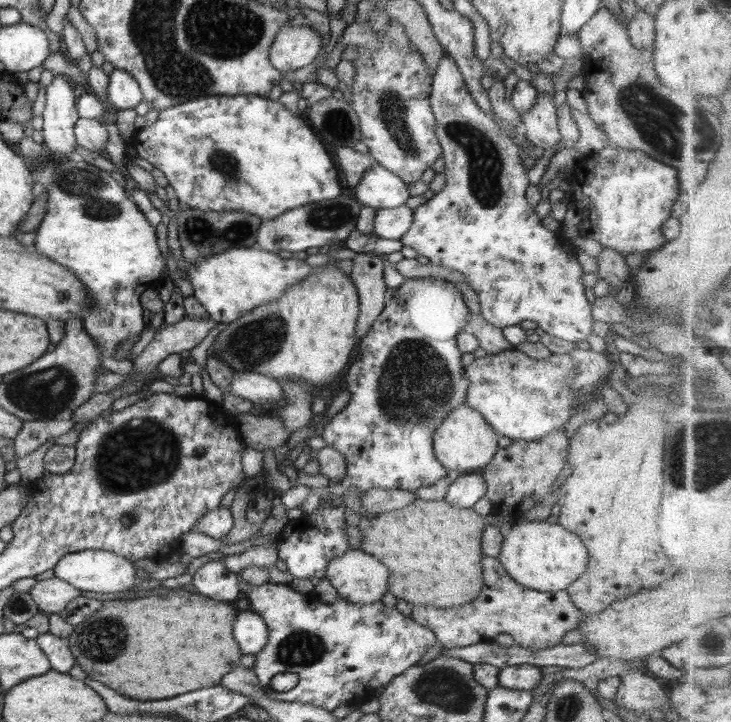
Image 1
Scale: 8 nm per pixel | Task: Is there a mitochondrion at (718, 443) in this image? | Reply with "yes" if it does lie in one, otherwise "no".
yes

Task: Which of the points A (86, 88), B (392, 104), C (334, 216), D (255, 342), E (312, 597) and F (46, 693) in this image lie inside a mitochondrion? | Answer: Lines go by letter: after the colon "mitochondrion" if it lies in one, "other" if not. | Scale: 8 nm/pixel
A: other
B: mitochondrion
C: mitochondrion
D: mitochondrion
E: other
F: other

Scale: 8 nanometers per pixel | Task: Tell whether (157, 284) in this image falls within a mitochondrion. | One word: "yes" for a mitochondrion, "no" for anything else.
no

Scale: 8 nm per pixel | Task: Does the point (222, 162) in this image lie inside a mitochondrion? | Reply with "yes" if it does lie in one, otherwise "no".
yes

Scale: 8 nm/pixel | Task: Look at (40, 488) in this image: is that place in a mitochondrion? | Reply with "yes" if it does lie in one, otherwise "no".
no

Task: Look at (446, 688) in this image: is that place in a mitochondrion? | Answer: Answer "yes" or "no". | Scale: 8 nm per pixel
yes

